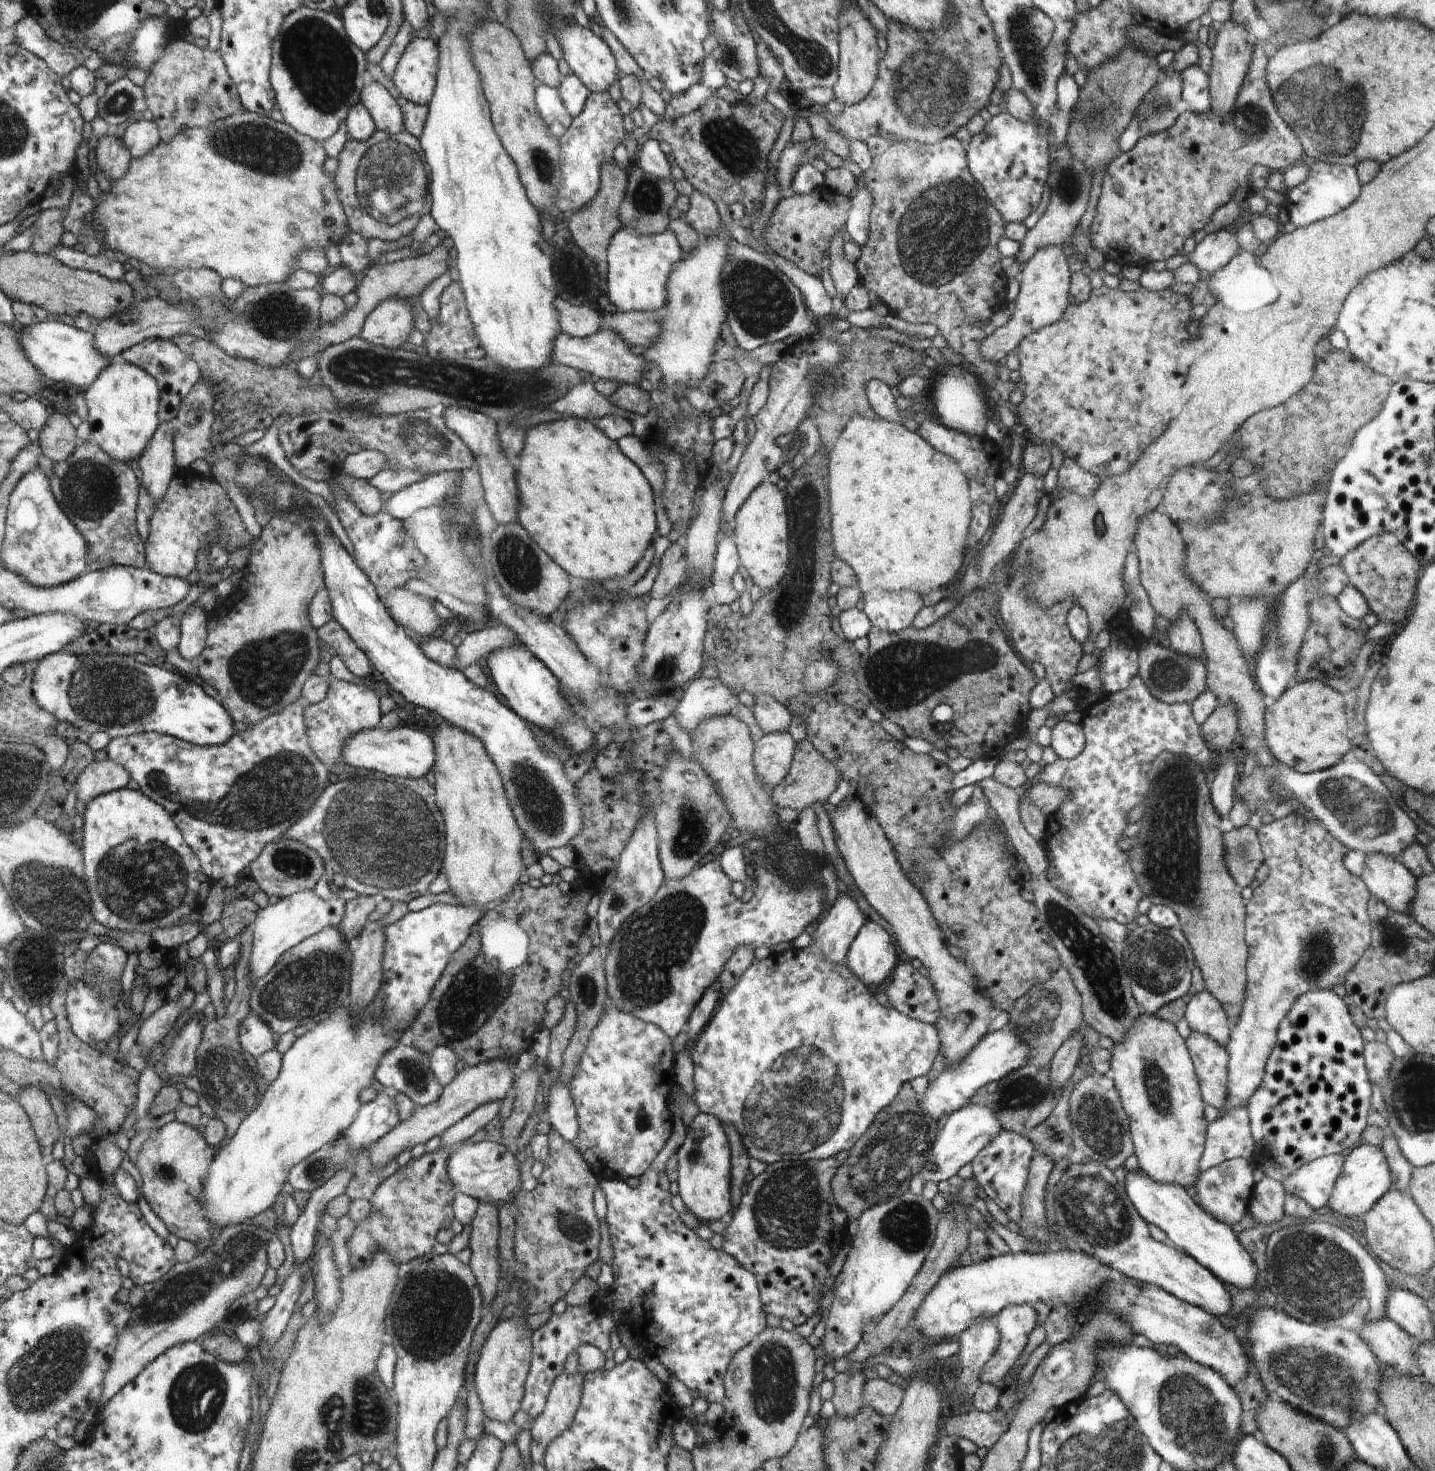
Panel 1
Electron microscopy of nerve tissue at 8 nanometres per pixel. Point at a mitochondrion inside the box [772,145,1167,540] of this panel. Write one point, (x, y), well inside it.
(940, 233)

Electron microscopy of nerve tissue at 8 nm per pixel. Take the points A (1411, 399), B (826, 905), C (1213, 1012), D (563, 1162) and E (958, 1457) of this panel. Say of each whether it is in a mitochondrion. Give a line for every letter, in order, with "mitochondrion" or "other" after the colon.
A: other
B: other
C: other
D: other
E: other

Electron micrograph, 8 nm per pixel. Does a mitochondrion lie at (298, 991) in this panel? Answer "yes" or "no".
yes

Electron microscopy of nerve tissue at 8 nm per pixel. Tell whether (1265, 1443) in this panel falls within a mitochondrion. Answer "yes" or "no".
no

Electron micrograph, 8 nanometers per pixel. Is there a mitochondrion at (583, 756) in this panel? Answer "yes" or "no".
no

